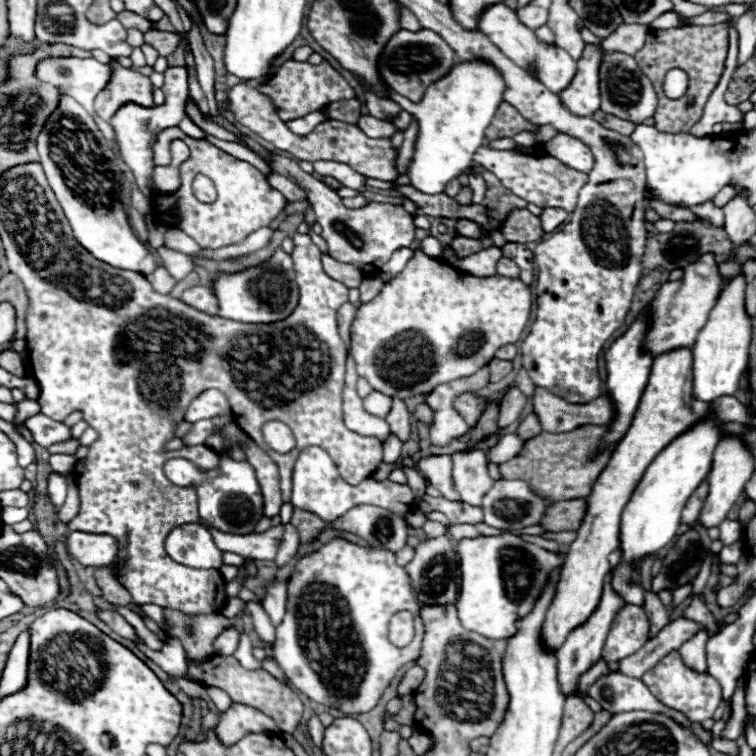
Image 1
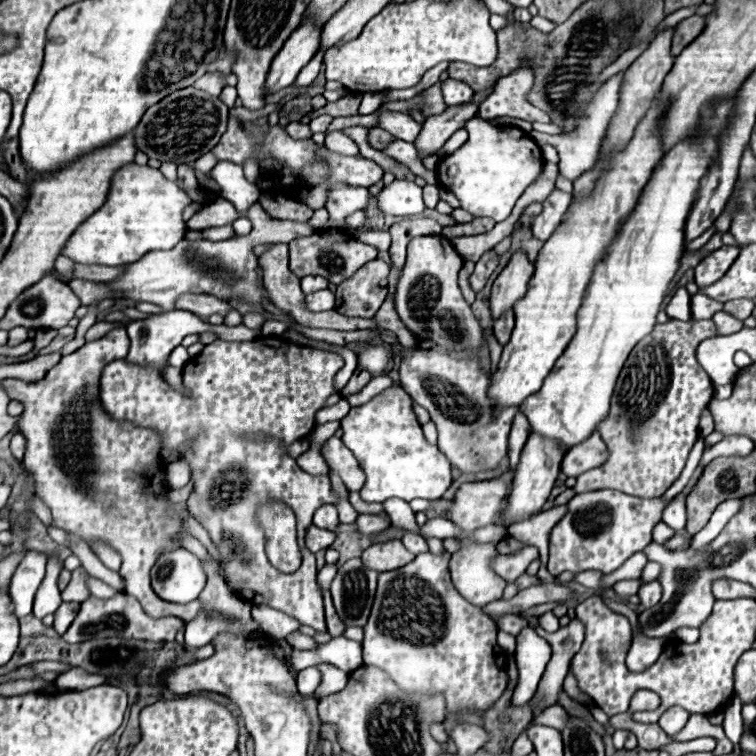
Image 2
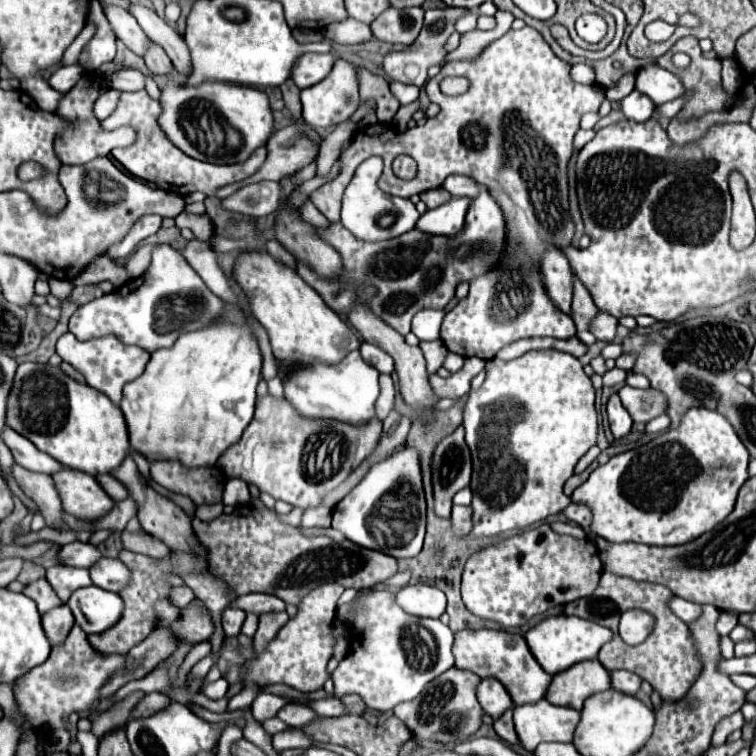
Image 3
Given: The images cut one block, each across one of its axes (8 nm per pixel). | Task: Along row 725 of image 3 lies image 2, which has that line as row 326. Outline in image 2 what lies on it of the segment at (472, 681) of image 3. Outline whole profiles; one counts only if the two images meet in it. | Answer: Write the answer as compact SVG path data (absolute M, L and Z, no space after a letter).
M418 236L408 244L408 258L394 294L394 310L418 342L432 340L442 352L462 352L482 348L482 328L462 298L458 272L464 260L454 252L444 236Z

